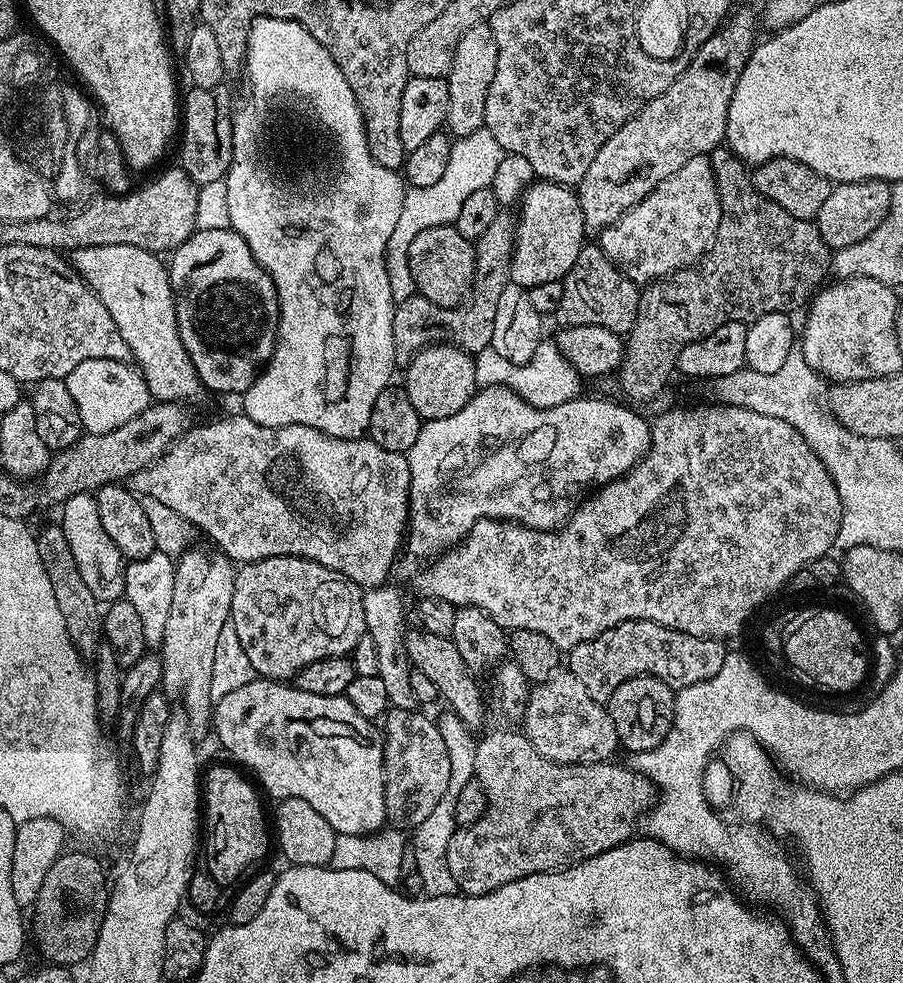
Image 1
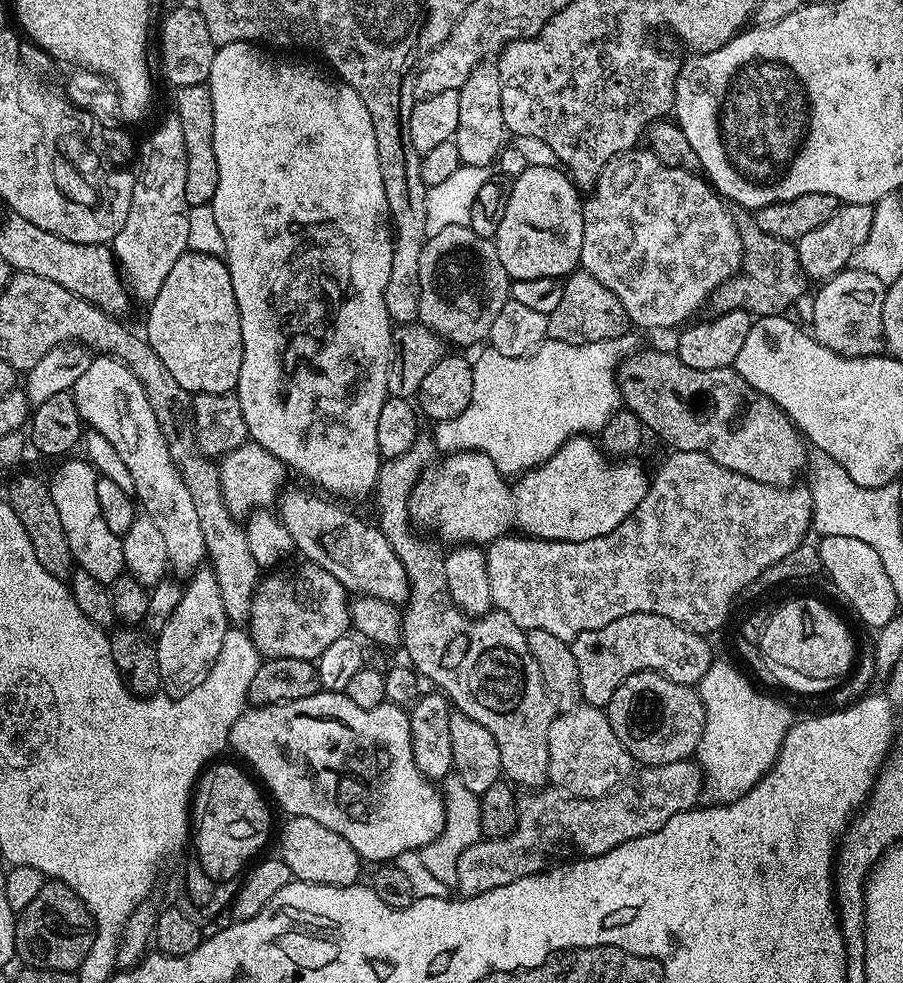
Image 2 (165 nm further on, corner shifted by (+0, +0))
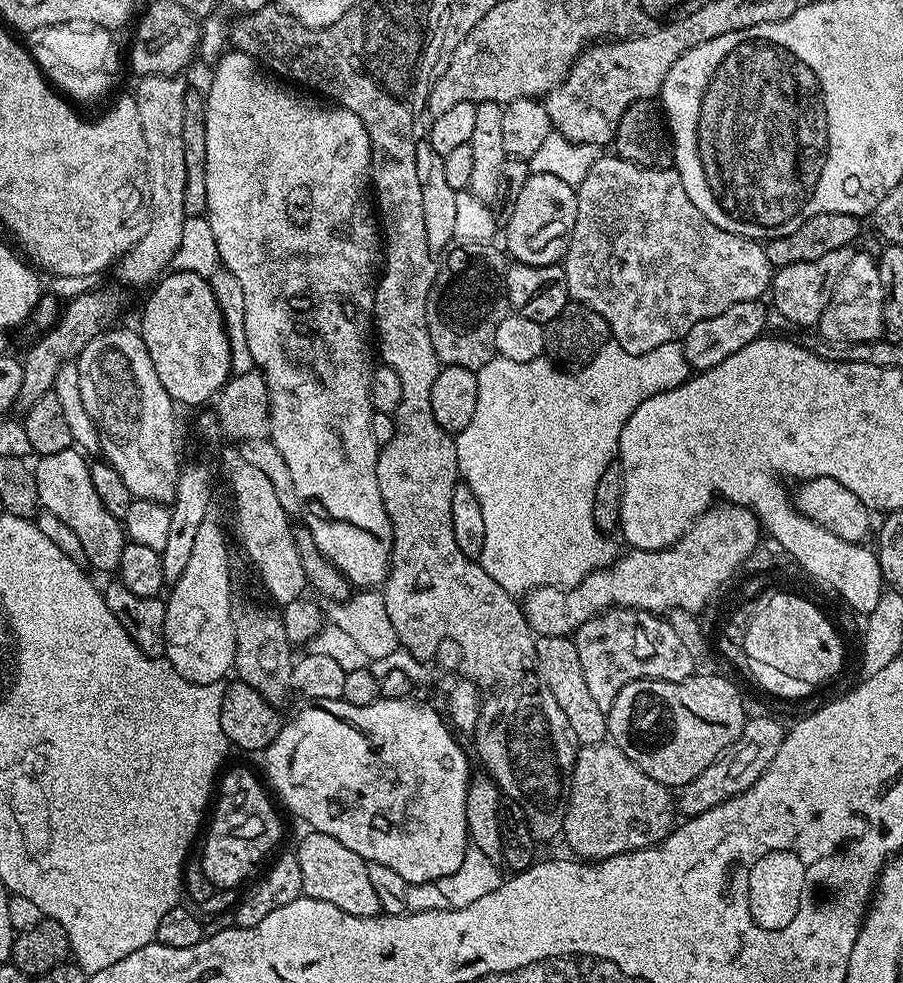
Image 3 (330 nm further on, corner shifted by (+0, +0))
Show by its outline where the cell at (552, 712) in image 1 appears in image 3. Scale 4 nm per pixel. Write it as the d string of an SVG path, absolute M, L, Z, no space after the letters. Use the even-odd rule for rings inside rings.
M611 742L603 744L585 744L576 753L576 761L572 767L572 779L566 789L566 807L564 809L564 831L562 840L573 848L577 857L588 862L599 862L633 852L639 848L649 848L659 840L666 839L674 827L674 796L663 784L654 782L650 774L646 774L622 750L618 750Z

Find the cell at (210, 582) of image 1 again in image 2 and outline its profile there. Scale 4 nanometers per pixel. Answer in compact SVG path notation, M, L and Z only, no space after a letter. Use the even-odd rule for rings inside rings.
M100 354L92 359L86 374L78 378L70 391L76 400L81 421L91 431L102 434L102 438L118 450L122 462L126 462L126 470L130 470L130 478L134 478L134 496L143 515L148 516L162 533L171 571L195 572L205 563L208 554L206 538L202 538L202 525L198 523L194 498L190 498L190 490L186 490L182 474L172 464L170 450L141 382L121 359Z

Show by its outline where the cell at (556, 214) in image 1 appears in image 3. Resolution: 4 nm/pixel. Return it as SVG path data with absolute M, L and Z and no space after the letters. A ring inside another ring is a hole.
M532 172L526 186L522 186L518 194L518 202L514 202L514 210L506 218L508 229L504 232L504 240L508 243L507 255L515 263L530 266L561 263L568 249L577 214L578 202L573 185L562 182L562 178L554 178L554 174Z

